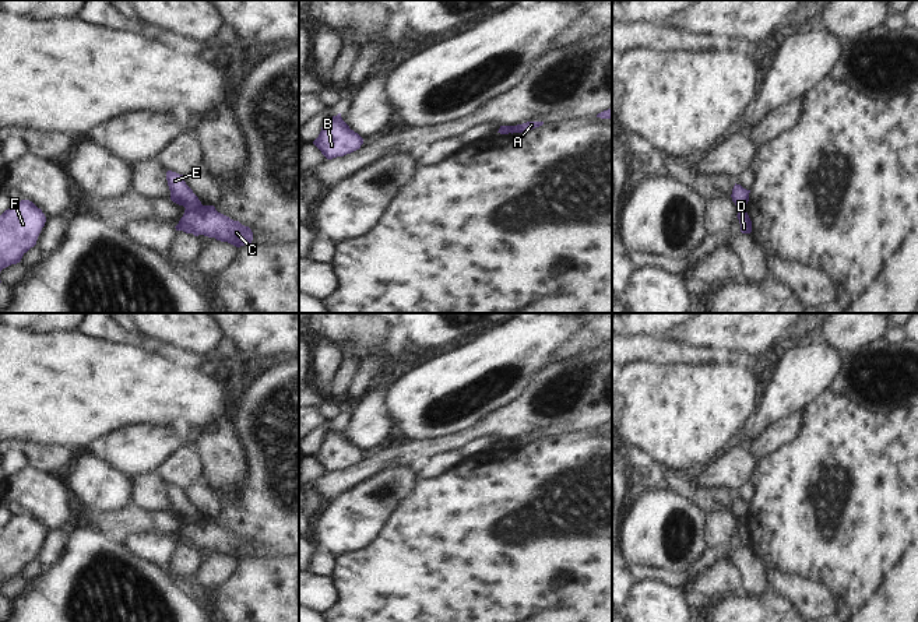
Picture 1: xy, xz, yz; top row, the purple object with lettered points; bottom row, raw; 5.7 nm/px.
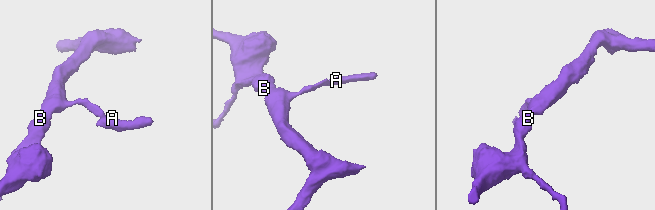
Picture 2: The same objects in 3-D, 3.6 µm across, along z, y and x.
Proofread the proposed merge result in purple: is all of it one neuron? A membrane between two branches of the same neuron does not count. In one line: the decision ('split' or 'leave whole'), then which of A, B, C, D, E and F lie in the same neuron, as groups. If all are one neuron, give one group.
split; groups A C D / B E F

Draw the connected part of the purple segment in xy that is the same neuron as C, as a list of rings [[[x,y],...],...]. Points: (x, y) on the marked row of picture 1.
[[[201,205],[194,211],[186,208],[175,228],[194,236],[215,238],[236,247],[250,245],[253,240],[253,232],[249,226],[218,212],[214,205]]]

